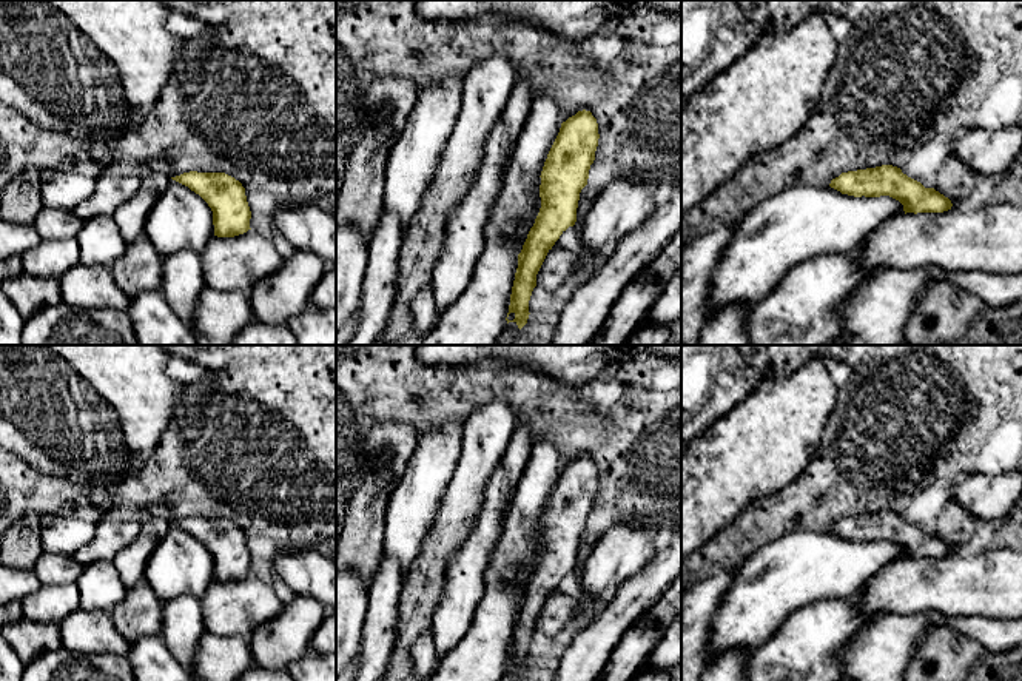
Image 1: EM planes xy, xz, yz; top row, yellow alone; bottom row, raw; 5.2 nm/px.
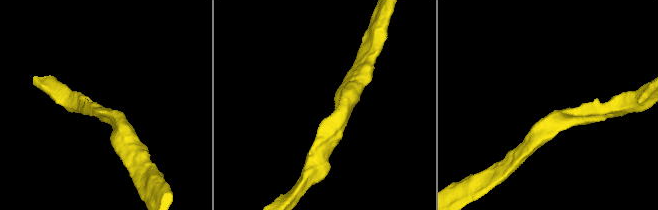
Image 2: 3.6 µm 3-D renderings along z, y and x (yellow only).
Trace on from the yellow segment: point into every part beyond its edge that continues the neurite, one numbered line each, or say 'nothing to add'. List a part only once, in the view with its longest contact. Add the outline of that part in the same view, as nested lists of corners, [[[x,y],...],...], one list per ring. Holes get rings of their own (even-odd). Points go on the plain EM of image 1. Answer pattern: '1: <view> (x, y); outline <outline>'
nothing to add

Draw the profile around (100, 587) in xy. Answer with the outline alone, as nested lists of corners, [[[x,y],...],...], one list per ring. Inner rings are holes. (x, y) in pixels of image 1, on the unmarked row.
[[[113,561],[85,565],[76,584],[82,610],[103,610],[111,615],[128,593]]]

